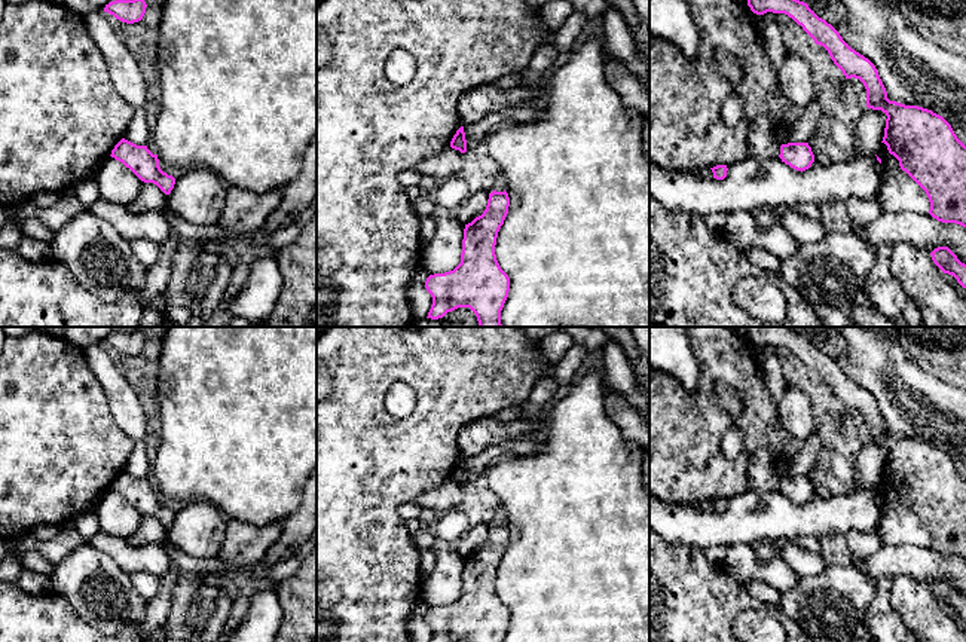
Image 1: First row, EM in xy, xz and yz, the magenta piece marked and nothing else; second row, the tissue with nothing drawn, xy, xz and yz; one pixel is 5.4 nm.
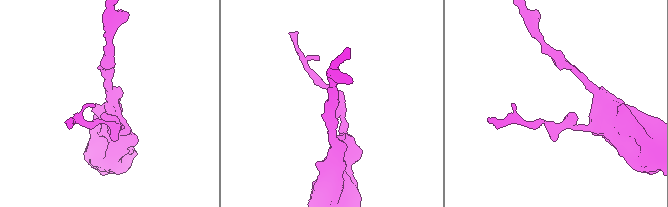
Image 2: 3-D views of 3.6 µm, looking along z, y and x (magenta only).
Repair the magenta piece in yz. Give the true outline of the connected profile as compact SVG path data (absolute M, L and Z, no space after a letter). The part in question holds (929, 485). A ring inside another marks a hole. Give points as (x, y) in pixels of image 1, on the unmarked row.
M791 327L745 328L748 339L756 348L773 345L792 351L816 377L828 383L831 392L843 404L846 412L855 410L863 416L866 422L866 440L881 443L887 449L881 476L899 493L901 502L926 525L930 535L929 547L938 554L956 556L966 560L966 479L957 471L951 458L932 443L890 434L875 398L852 382L840 366L825 352L819 351L807 336L794 331Z

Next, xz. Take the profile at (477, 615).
M489 526L486 542L465 557L461 596L449 605L429 608L425 621L432 630L431 642L502 642L510 611L501 602L495 578L508 547L508 526Z

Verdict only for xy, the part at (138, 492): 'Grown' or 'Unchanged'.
Unchanged

